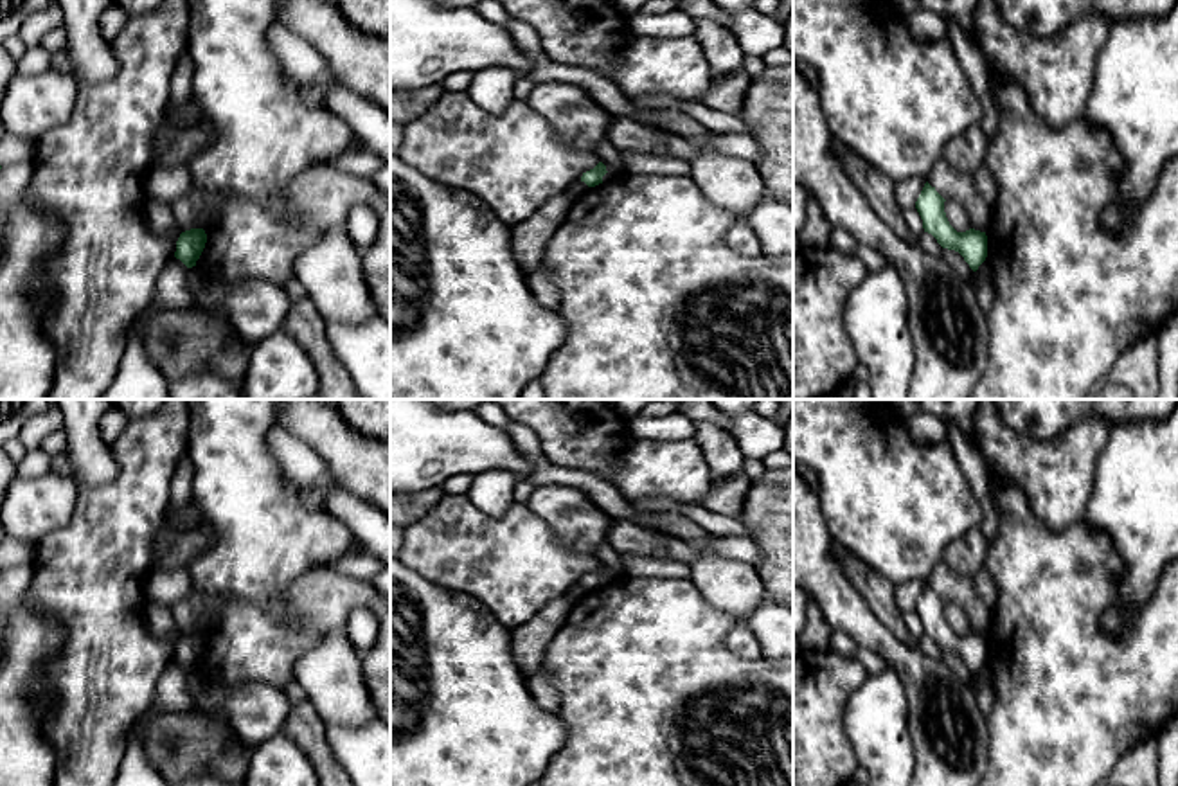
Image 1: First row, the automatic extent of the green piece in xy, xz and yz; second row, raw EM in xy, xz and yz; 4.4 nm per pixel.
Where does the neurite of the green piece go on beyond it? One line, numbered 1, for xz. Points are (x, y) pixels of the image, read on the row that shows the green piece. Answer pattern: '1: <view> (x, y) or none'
1: none

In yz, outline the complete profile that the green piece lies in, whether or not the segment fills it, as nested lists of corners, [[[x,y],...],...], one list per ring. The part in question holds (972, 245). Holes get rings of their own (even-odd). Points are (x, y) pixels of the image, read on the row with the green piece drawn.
[[[926,182],[915,201],[923,228],[932,234],[942,248],[959,252],[969,268],[977,272],[987,257],[987,236],[975,228],[957,232],[946,218],[944,201],[935,187]]]

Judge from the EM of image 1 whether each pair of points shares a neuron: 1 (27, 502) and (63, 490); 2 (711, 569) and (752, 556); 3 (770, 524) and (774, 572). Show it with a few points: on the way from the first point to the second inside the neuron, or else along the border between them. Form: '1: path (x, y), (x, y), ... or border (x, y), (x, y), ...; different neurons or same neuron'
1: path (36, 502), (47, 502), (54, 497); same neuron
2: border (698, 545), (749, 562), (754, 567); different neurons
3: path (774, 536), (774, 560); same neuron

